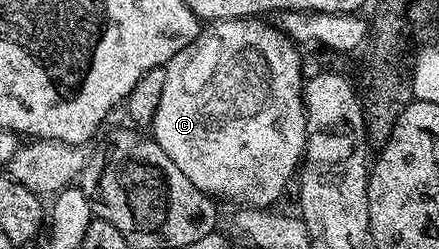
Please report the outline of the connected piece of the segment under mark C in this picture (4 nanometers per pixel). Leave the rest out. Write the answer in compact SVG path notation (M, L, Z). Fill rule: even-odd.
M229 18L227 22L209 23L199 33L198 39L176 52L172 60L166 63L166 79L164 80L164 96L160 96L160 108L156 108L156 116L152 123L152 137L155 142L168 152L172 164L196 184L204 193L215 199L231 198L235 204L256 207L273 207L274 201L286 190L286 185L292 182L300 163L306 153L308 135L306 133L306 112L302 108L302 87L304 85L304 73L302 74L302 58L298 55L299 47L277 25L269 26L269 21L252 18Z

